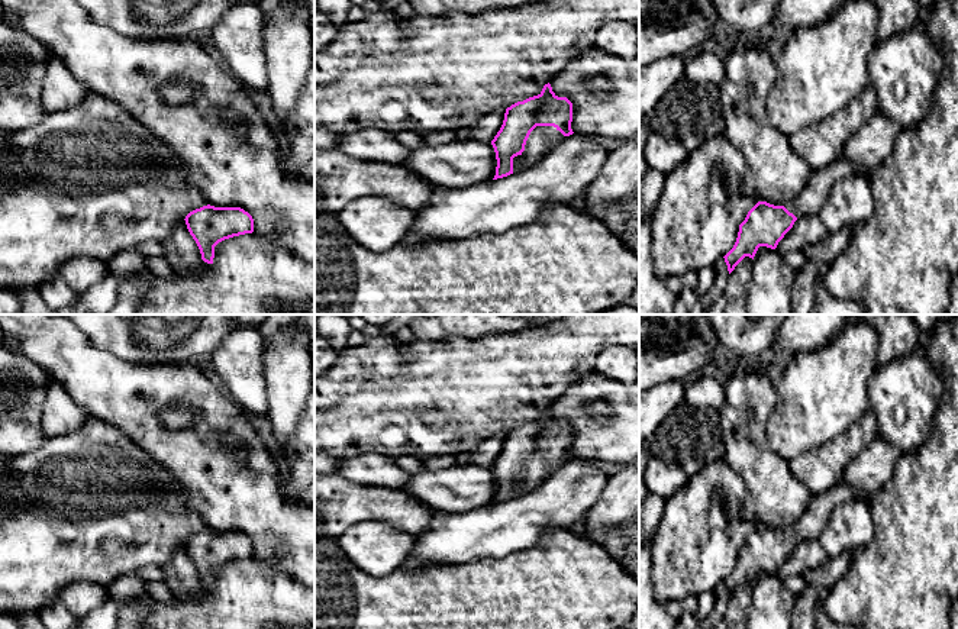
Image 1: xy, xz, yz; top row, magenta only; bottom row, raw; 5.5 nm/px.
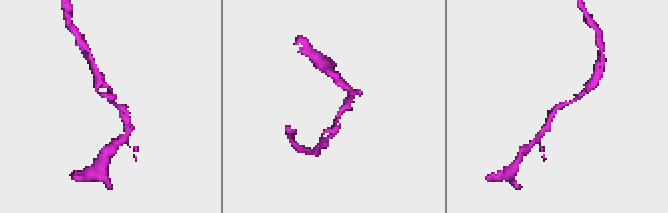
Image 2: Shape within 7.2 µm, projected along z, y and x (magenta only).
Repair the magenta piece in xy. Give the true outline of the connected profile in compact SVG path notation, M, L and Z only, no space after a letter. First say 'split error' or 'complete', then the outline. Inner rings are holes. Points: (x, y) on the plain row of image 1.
complete; M203 530L186 541L186 549L196 565L201 584L213 588L214 571L229 562L252 558L254 543L241 532Z

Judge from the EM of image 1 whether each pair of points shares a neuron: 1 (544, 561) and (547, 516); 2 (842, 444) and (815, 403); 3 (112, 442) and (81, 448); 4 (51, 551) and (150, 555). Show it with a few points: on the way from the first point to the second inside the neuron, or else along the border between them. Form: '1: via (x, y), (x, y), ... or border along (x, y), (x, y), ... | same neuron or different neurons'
1: border along (570, 529), (547, 531), (532, 545), (518, 551) | different neurons
2: border along (864, 416), (828, 442), (806, 452) | different neurons
3: via (105, 448), (89, 448) | same neuron
4: via (76, 551), (96, 551), (102, 557), (125, 555) | same neuron

